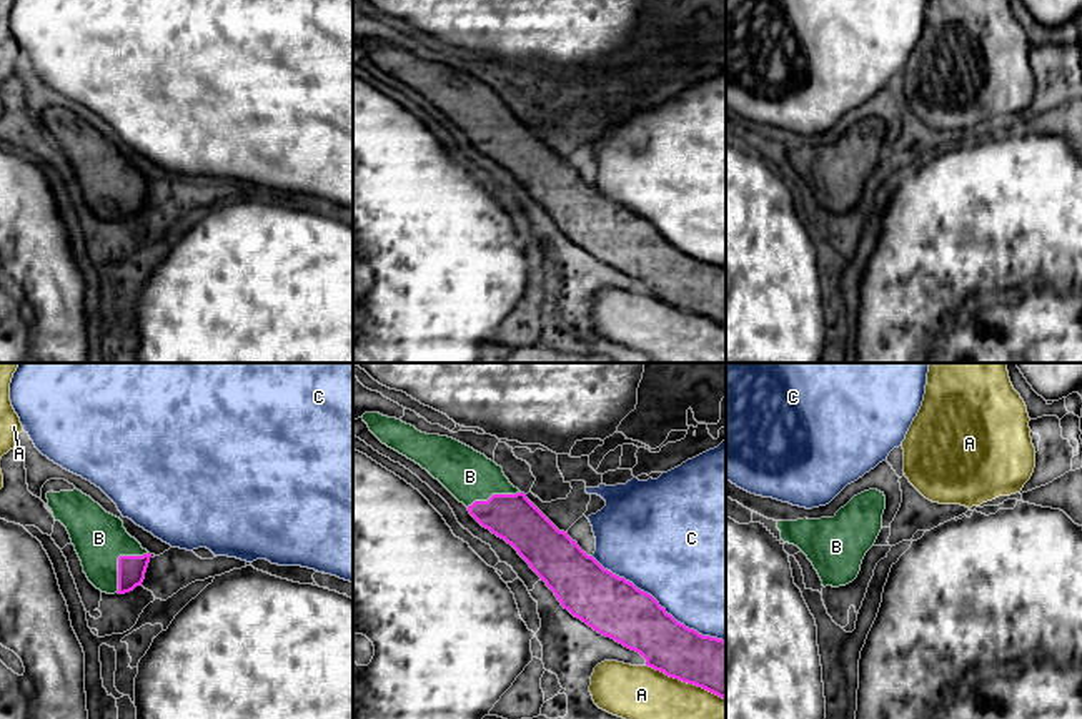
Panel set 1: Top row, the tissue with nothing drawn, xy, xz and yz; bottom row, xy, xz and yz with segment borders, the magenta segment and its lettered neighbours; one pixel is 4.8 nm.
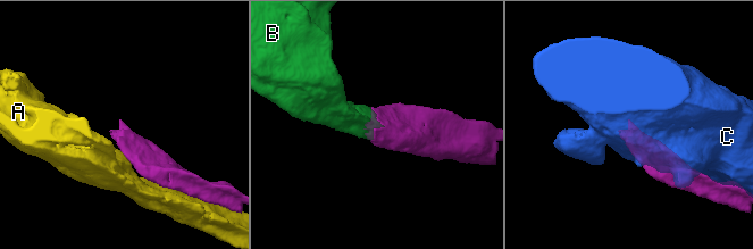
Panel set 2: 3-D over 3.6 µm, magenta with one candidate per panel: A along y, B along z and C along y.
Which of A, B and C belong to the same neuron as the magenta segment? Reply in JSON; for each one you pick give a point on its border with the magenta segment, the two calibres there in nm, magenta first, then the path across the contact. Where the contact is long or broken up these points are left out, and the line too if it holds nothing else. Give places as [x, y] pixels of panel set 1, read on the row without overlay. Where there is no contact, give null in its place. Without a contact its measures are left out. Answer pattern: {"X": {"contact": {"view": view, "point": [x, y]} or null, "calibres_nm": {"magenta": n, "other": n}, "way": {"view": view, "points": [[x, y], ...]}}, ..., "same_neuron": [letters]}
{"B": {"contact": {"view": "xy", "point": [119, 187]}, "calibres_nm": {"magenta": 130, "other": 260}}, "same_neuron": ["B"]}

